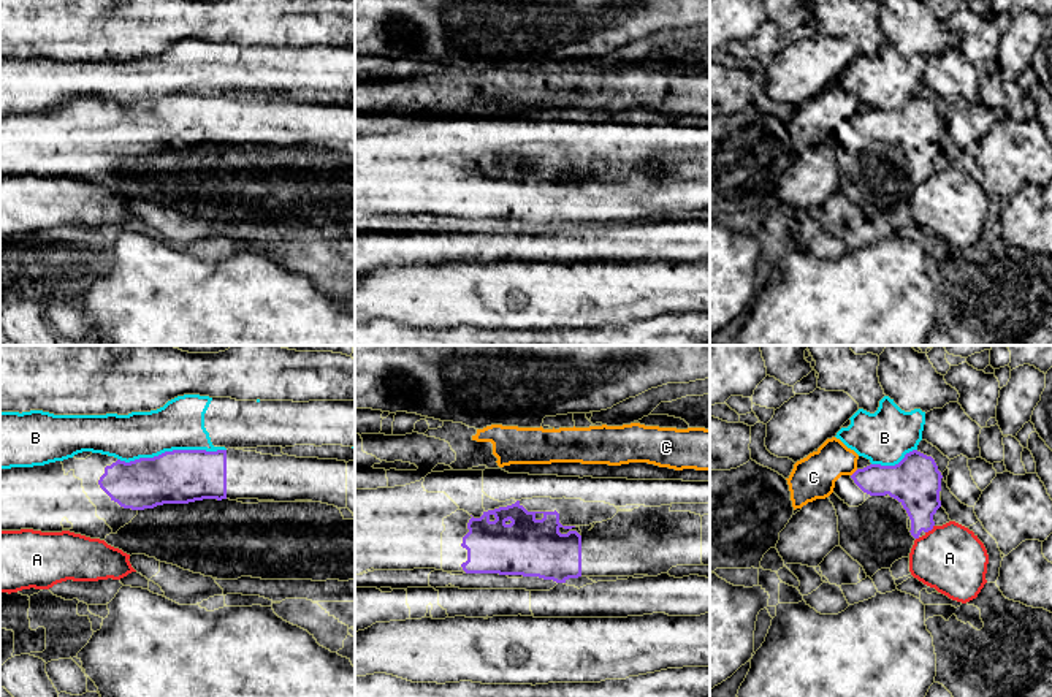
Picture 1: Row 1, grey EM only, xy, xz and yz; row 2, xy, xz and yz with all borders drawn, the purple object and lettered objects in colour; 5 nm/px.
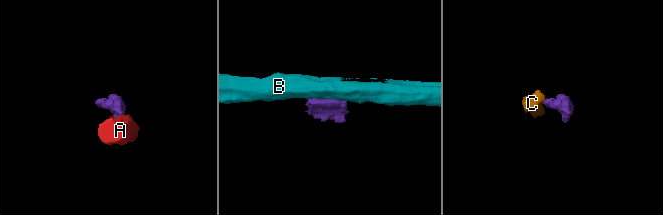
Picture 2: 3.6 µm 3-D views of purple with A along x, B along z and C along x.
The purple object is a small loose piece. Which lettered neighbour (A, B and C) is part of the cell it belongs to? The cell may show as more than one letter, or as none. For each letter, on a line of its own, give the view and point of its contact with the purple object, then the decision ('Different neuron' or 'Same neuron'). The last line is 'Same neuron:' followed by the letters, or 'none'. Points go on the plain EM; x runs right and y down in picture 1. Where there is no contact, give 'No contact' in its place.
A: Touches purple at yz (930, 175). Different neuron
B: Touches purple at xy (173, 95). Different neuron
C: Touches purple at yz (854, 118). Different neuron
Same neuron: none

